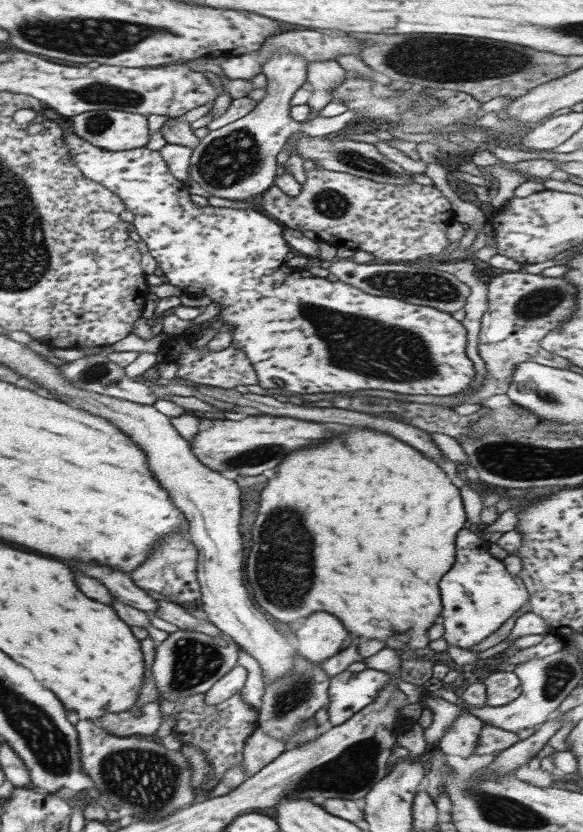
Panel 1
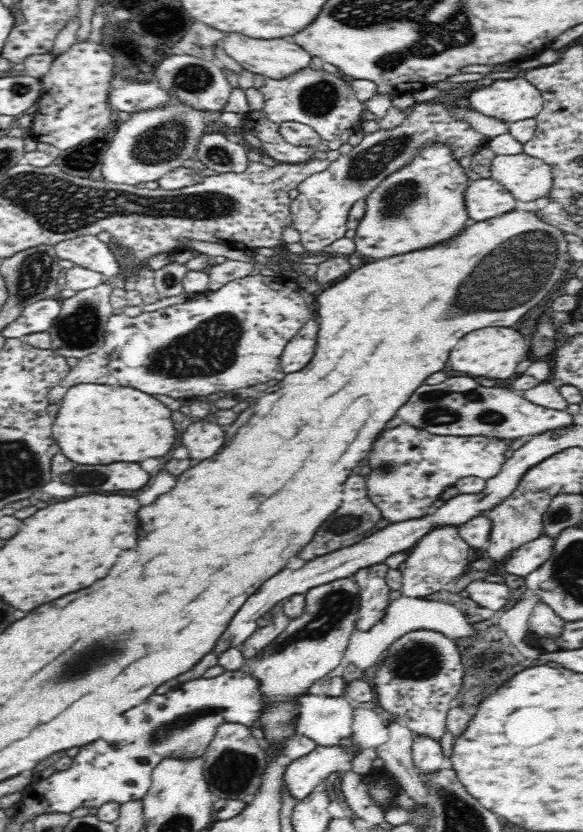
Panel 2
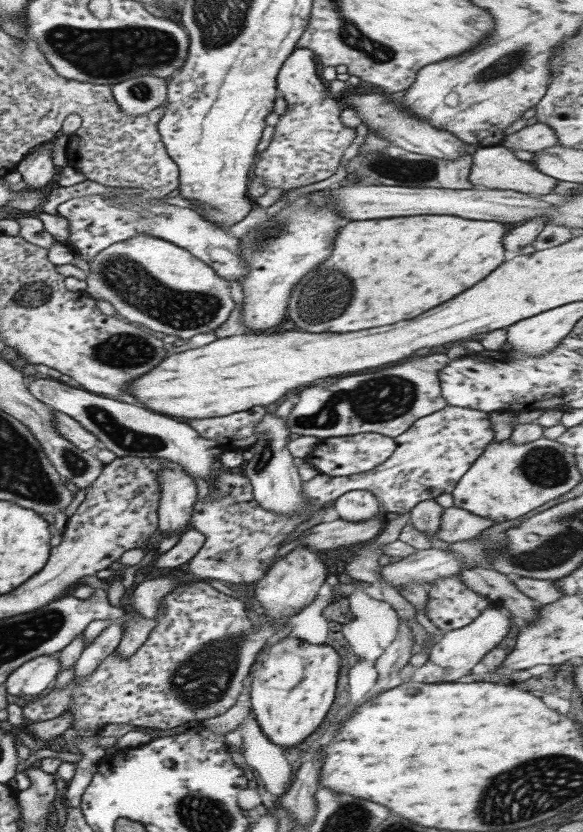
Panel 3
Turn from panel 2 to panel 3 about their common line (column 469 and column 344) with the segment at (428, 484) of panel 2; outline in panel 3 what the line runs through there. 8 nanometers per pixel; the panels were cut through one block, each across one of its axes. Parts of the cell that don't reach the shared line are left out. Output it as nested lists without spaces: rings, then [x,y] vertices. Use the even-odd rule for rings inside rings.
[[[359,433],[349,437],[329,437],[322,438],[313,445],[302,461],[309,464],[318,475],[325,477],[349,477],[355,474],[365,473],[375,468],[395,450],[396,442],[394,438],[389,438],[377,433]]]

